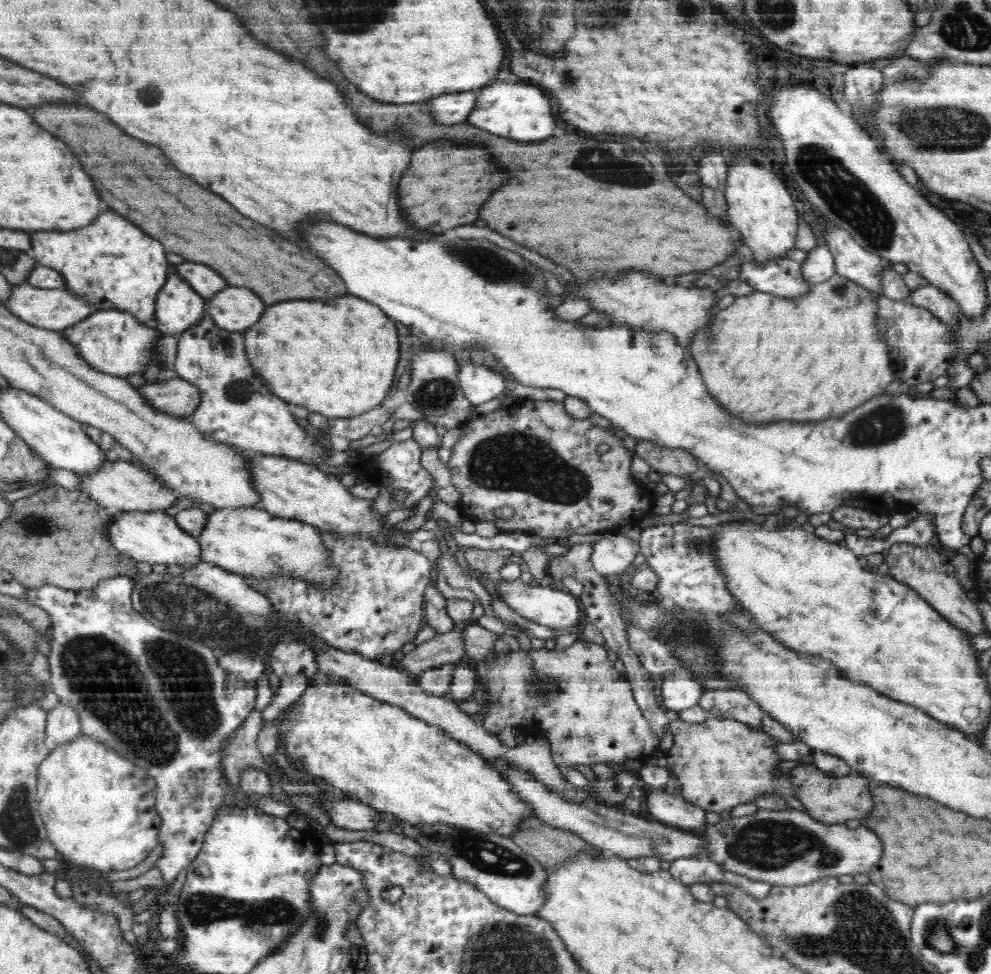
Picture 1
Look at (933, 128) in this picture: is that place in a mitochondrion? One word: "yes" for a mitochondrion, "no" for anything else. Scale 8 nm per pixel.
yes

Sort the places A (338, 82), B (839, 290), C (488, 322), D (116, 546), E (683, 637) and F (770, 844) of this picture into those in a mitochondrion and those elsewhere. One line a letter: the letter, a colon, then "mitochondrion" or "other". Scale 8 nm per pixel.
A: other
B: mitochondrion
C: other
D: other
E: mitochondrion
F: mitochondrion

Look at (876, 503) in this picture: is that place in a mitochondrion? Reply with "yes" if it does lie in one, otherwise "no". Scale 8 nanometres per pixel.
no

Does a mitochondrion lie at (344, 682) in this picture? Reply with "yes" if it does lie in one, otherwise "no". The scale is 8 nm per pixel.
no

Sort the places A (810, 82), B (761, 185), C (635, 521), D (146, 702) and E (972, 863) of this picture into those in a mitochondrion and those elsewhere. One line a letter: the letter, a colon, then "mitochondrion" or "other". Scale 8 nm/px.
A: other
B: other
C: other
D: mitochondrion
E: other

